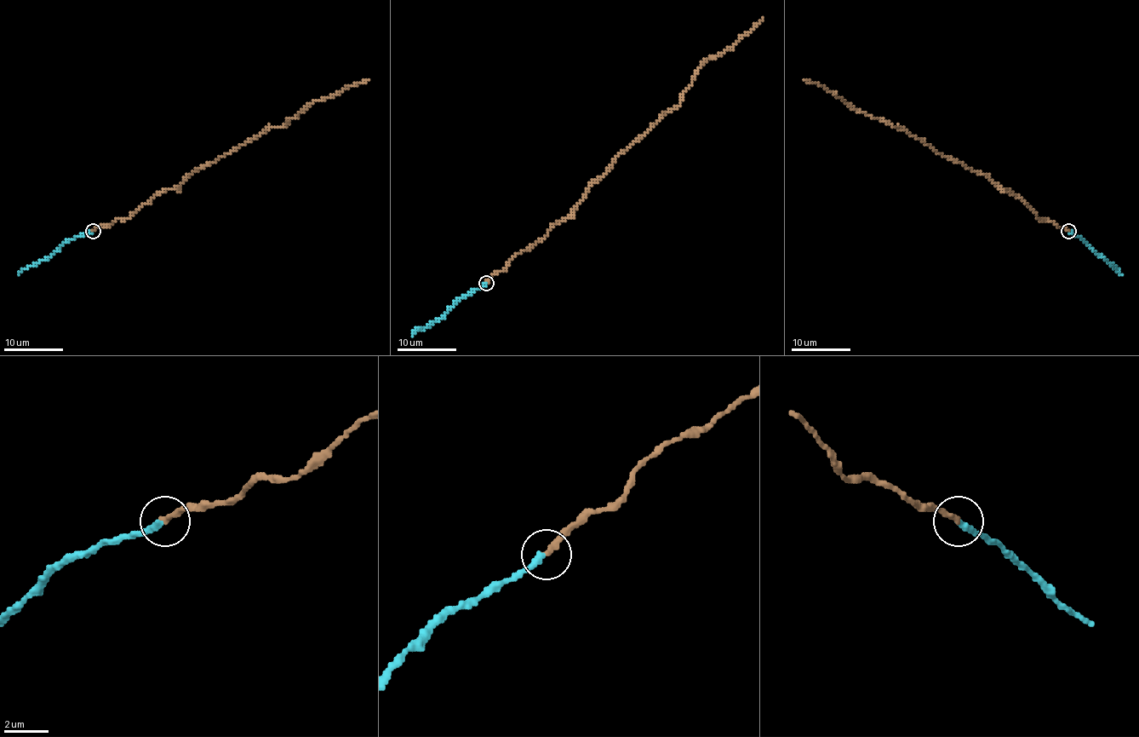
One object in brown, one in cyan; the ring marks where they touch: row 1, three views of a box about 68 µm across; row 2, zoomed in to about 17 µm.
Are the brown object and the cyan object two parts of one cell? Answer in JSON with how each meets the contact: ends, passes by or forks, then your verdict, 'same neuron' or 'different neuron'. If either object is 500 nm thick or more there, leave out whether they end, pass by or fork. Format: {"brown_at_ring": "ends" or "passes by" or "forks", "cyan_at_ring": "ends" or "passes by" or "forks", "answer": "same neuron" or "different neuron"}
{"brown_at_ring": "ends", "cyan_at_ring": "ends", "answer": "same neuron"}

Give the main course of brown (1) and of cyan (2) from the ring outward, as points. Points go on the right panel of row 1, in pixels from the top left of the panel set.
1: (1068, 231), (1038, 219), (1020, 197), (982, 174), (938, 154), (903, 129), (856, 110), (821, 85), (804, 79)
2: (1068, 231), (1083, 239), (1121, 273)

